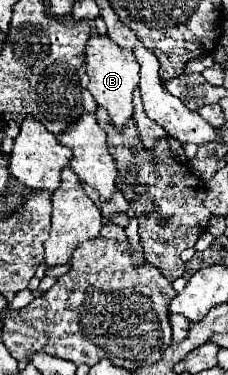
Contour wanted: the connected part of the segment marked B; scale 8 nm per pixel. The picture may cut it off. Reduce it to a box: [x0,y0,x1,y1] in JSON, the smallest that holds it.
[87,36,139,130]

